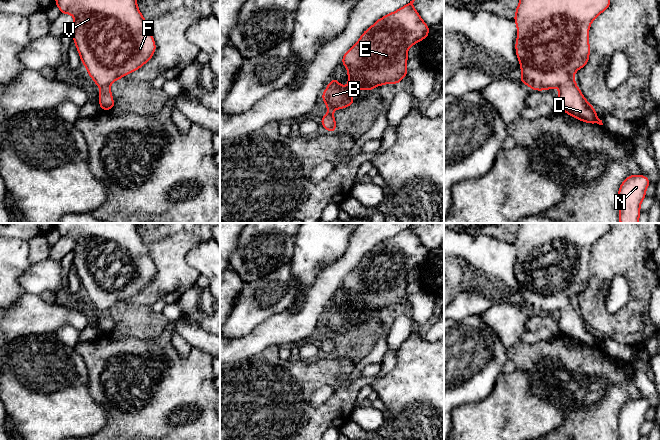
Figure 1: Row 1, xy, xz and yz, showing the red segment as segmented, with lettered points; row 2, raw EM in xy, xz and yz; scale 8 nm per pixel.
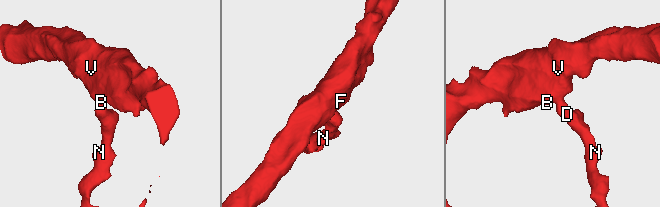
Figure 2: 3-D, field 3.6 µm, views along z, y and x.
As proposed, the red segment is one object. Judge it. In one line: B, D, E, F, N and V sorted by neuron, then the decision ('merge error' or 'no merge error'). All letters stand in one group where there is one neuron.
B D E F N V | no merge error

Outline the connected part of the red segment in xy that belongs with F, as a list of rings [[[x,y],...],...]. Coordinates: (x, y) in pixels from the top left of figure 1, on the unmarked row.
[[[56,223],[62,238],[74,241],[73,266],[87,297],[99,310],[100,334],[114,332],[110,309],[141,292],[153,280],[156,268],[136,223]]]

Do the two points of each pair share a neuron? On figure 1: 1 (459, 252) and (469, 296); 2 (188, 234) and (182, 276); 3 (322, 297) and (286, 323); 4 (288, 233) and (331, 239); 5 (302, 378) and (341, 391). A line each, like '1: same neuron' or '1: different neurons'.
1: same neuron
2: same neuron
3: same neuron
4: different neurons
5: same neuron

